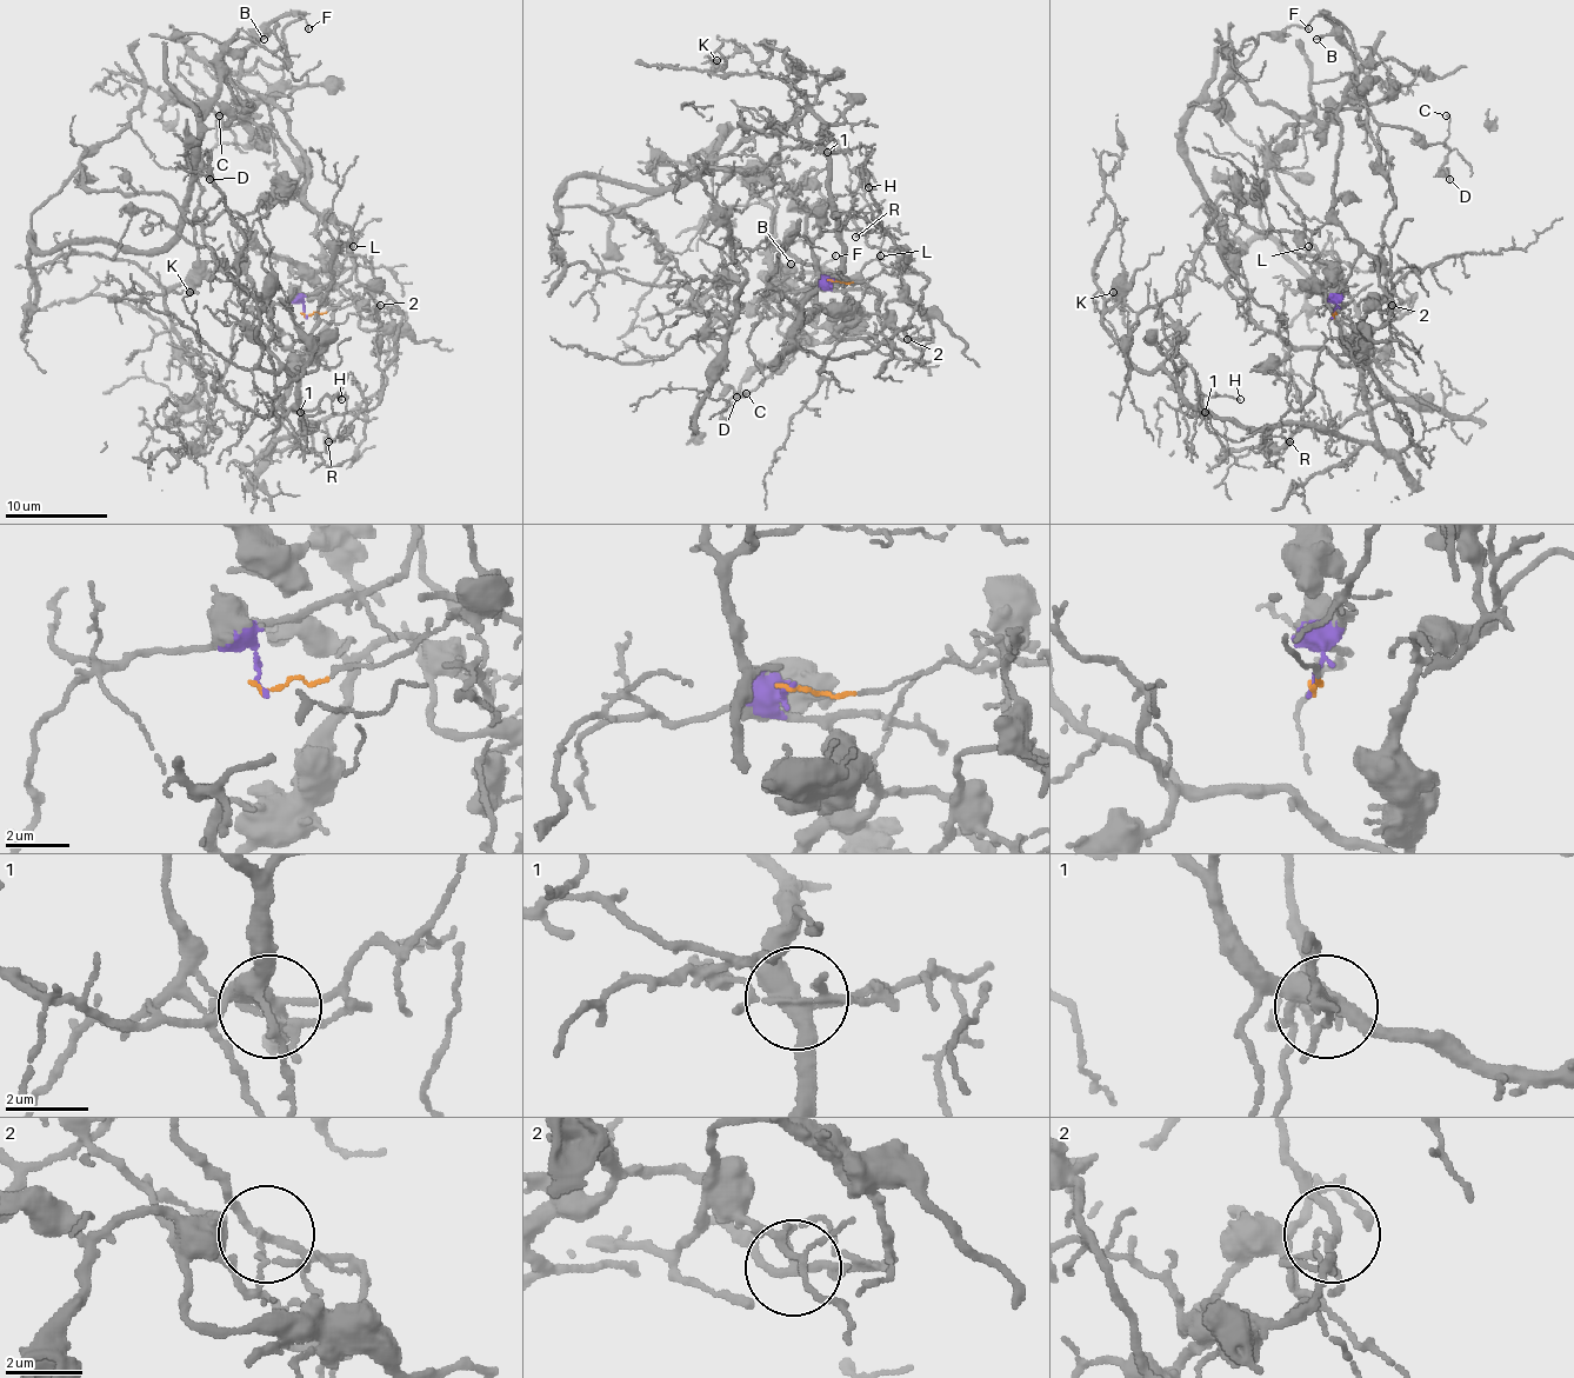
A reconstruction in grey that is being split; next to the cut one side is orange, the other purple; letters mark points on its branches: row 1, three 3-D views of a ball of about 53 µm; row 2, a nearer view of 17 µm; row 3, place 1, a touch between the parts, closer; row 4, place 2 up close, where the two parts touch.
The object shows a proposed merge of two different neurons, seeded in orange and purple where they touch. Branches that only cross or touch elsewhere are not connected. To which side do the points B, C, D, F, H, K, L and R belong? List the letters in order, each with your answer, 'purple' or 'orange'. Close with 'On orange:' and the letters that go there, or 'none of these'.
B: purple
C: purple
D: purple
F: purple
H: orange
K: orange
L: purple
R: purple
On orange: H, K

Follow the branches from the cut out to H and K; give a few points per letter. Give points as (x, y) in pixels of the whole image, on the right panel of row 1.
H: (1333, 314), (1326, 290), (1407, 417), (1405, 450), (1244, 427), (1201, 394), (1239, 399)
K: (1333, 314), (1326, 290), (1407, 417), (1396, 452), (1213, 419), (1127, 366), (1101, 314), (1114, 292)

